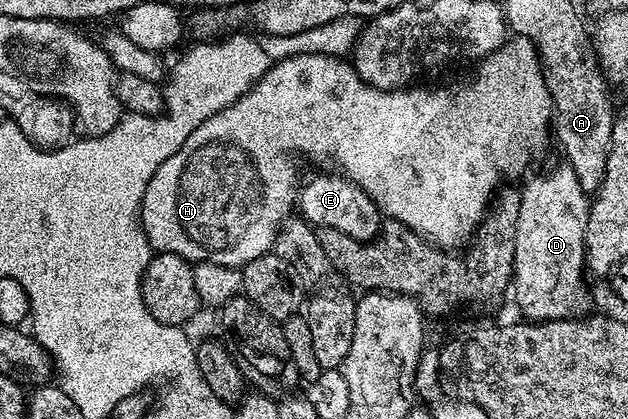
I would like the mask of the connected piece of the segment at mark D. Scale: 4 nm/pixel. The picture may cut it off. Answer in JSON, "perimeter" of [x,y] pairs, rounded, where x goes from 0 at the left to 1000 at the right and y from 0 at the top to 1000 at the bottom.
{"perimeter":[[[893,387],[881,411],[866,411],[854,420],[841,442],[833,442],[828,461],[828,499],[825,501],[825,530],[822,532],[822,585],[818,587],[818,697],[822,687],[822,726],[836,745],[839,761],[847,768],[865,768],[869,764],[908,764],[924,759],[938,742],[936,687],[930,680],[933,661],[933,632],[930,628],[930,570],[933,568],[933,530],[939,504],[938,461],[927,453],[920,434],[920,415],[914,411],[909,391]]]}

